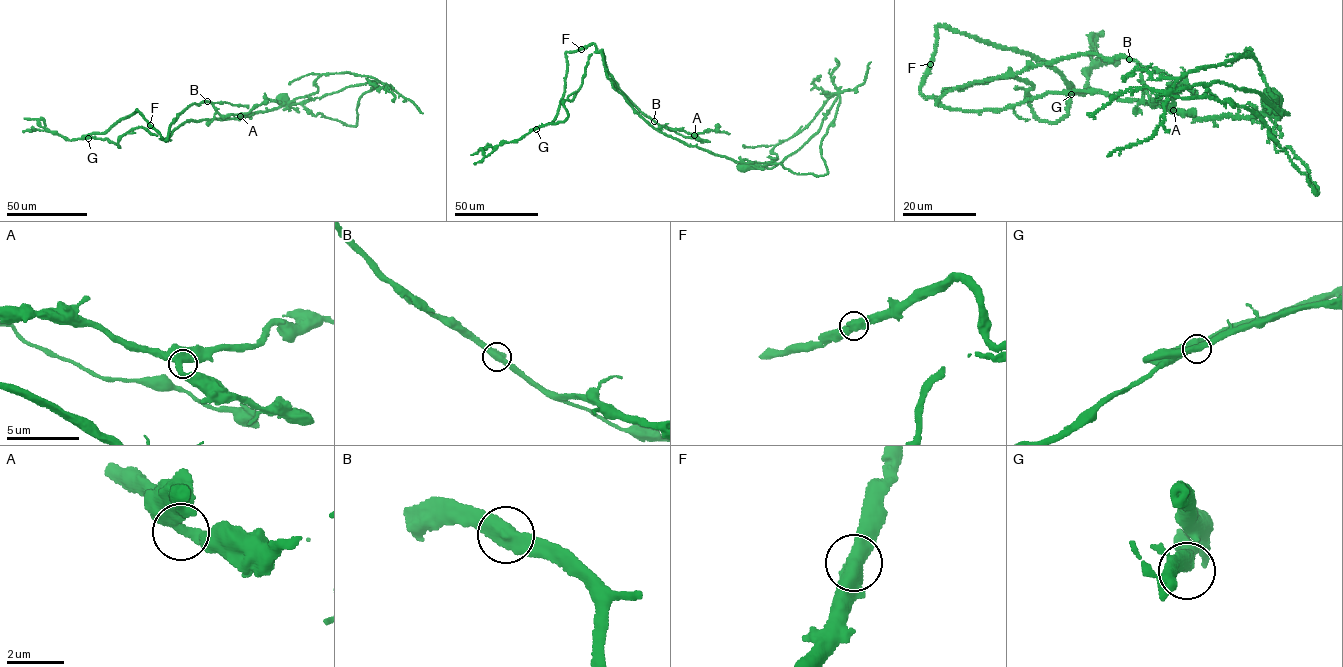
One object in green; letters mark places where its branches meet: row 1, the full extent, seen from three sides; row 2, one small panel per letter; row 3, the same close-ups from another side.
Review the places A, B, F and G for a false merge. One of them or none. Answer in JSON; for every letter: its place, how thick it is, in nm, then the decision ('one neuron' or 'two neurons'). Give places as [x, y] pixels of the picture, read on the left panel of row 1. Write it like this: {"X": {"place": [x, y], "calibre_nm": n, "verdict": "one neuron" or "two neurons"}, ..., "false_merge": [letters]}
{"A": {"place": [240, 116], "calibre_nm": 480, "verdict": "one neuron"}, "B": {"place": [207, 101], "calibre_nm": 550, "verdict": "one neuron"}, "F": {"place": [150, 125], "calibre_nm": 650, "verdict": "one neuron"}, "G": {"place": [88, 138], "calibre_nm": 460, "verdict": "one neuron"}, "false_merge": []}

